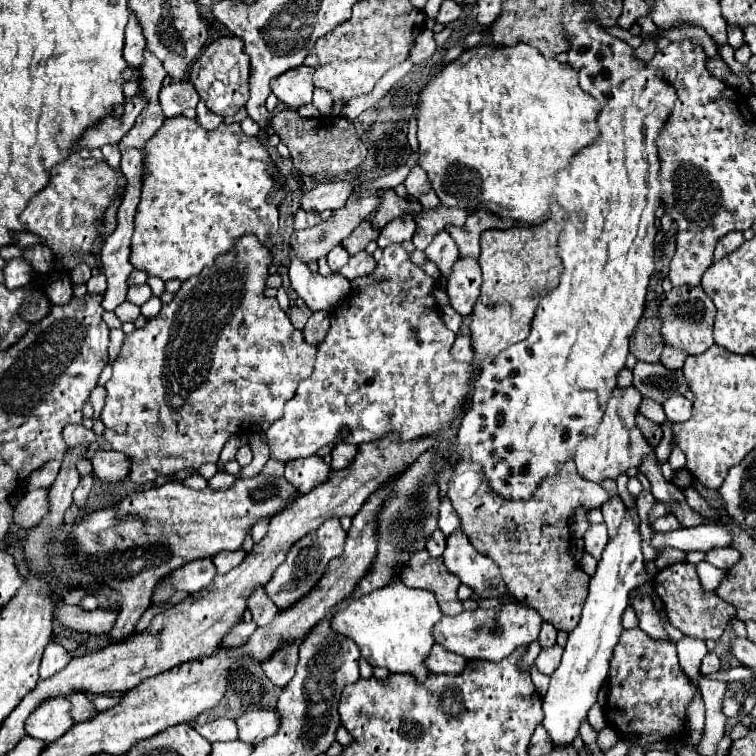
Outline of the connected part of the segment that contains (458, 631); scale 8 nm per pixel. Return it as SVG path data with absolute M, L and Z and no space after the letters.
M502 604L498 608L476 608L476 610L464 610L456 616L444 616L434 626L434 640L448 648L450 652L456 652L468 660L490 660L500 662L502 658L510 656L520 646L530 646L542 628L542 616L534 612L534 608L524 604Z

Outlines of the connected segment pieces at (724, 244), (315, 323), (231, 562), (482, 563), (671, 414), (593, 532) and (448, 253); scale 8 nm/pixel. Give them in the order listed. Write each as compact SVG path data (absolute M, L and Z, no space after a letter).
M730 232L730 234L726 234L726 236L718 242L718 246L716 246L716 252L714 252L716 260L722 260L726 254L734 252L736 248L740 248L742 242L744 242L742 232Z
M314 312L310 316L310 320L306 322L306 326L302 330L306 342L318 346L324 340L324 336L328 332L328 316L330 316L328 312Z
M236 550L236 552L220 552L212 560L214 560L216 568L218 568L218 574L226 574L232 568L236 568L244 558L246 558L246 552L244 550Z
M458 530L448 536L442 560L446 568L458 576L462 584L470 586L480 598L504 598L508 594L494 560L480 554L464 532Z
M672 396L662 406L666 412L666 418L672 422L684 422L684 420L690 420L692 416L692 402L684 396Z
M592 524L590 530L586 532L584 536L584 550L594 556L596 560L600 560L602 556L602 550L606 546L606 540L608 540L608 534L606 534L606 524Z
M440 232L434 242L426 248L426 256L438 266L440 276L448 278L452 272L454 262L458 260L458 248L454 244L454 240L450 240L448 232Z

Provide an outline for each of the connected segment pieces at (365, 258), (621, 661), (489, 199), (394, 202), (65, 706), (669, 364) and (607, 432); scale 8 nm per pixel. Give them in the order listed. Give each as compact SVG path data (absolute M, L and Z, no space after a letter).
M358 252L358 254L350 256L350 262L344 268L340 268L340 274L346 276L346 278L350 278L350 280L354 280L358 276L370 274L374 270L374 266L376 266L376 260L370 254Z
M640 628L624 630L610 660L610 682L606 718L622 736L644 736L652 732L680 740L686 730L686 708L696 686L678 664L676 646L670 640L652 640Z
M516 44L512 48L492 48L492 46L480 46L472 50L464 50L464 54L450 62L446 68L440 70L440 74L426 82L426 86L420 92L420 116L418 116L418 144L420 144L420 166L426 170L428 180L432 182L432 188L436 190L440 202L448 208L462 208L466 212L474 212L480 208L486 208L488 212L494 212L502 218L512 218L516 222L534 226L542 224L548 218L550 206L554 202L552 190L554 190L554 176L558 170L566 168L570 164L570 158L580 152L582 148L596 144L600 140L600 132L596 126L596 118L602 106L598 100L594 100L588 92L582 92L578 86L576 74L568 68L568 64L562 64L558 60L546 60L536 48L528 44Z
M384 190L380 192L380 196L382 202L372 216L372 224L378 230L382 230L394 218L400 218L404 214L416 214L422 210L422 205L417 200L400 198L394 190Z
M66 698L46 700L26 720L28 736L44 742L54 742L64 736L74 726L70 708L72 704Z
M666 344L664 352L662 352L662 364L666 368L670 368L670 370L680 370L682 364L684 364L684 360L686 360L686 356L688 356L688 352L682 352L678 348L670 348Z
M632 386L626 388L626 390L616 388L612 392L606 414L604 414L604 418L598 426L598 436L586 438L578 444L578 454L576 454L574 462L576 462L576 468L578 468L580 476L584 476L590 482L602 484L608 478L616 480L628 468L638 468L640 466L642 456L652 450L652 446L646 442L646 438L642 436L642 432L638 430L638 426L634 422L640 400L642 400L642 396Z

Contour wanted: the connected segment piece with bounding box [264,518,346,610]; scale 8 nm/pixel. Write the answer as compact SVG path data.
M338 518L326 520L316 532L310 532L308 536L304 536L300 542L296 542L286 560L276 568L272 580L266 584L266 596L270 596L270 600L278 606L278 610L286 610L292 604L296 604L298 600L302 600L302 596L306 596L322 578L326 566L330 560L334 560L338 554L342 554L344 548L344 540L346 540L346 532L340 526Z

